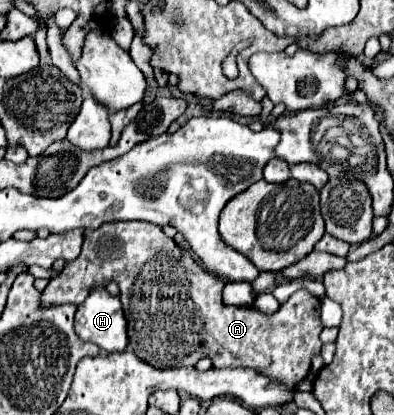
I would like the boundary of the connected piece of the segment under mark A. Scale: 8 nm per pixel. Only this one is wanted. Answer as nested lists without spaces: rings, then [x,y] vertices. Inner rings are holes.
[[[123,221],[123,223],[105,223],[99,229],[89,229],[83,235],[83,247],[77,259],[65,263],[63,271],[49,281],[41,293],[41,305],[57,303],[75,303],[81,305],[93,287],[107,287],[111,281],[119,285],[121,305],[127,319],[129,349],[145,363],[157,369],[187,367],[193,369],[195,363],[203,357],[213,361],[213,367],[249,367],[263,373],[269,379],[275,379],[289,389],[295,389],[311,371],[311,359],[321,351],[323,343],[319,333],[323,329],[319,321],[321,301],[309,291],[301,289],[289,297],[287,303],[267,315],[255,307],[237,307],[223,303],[223,279],[207,273],[187,251],[187,261],[181,261],[185,251],[163,233],[159,225],[147,221]]]

